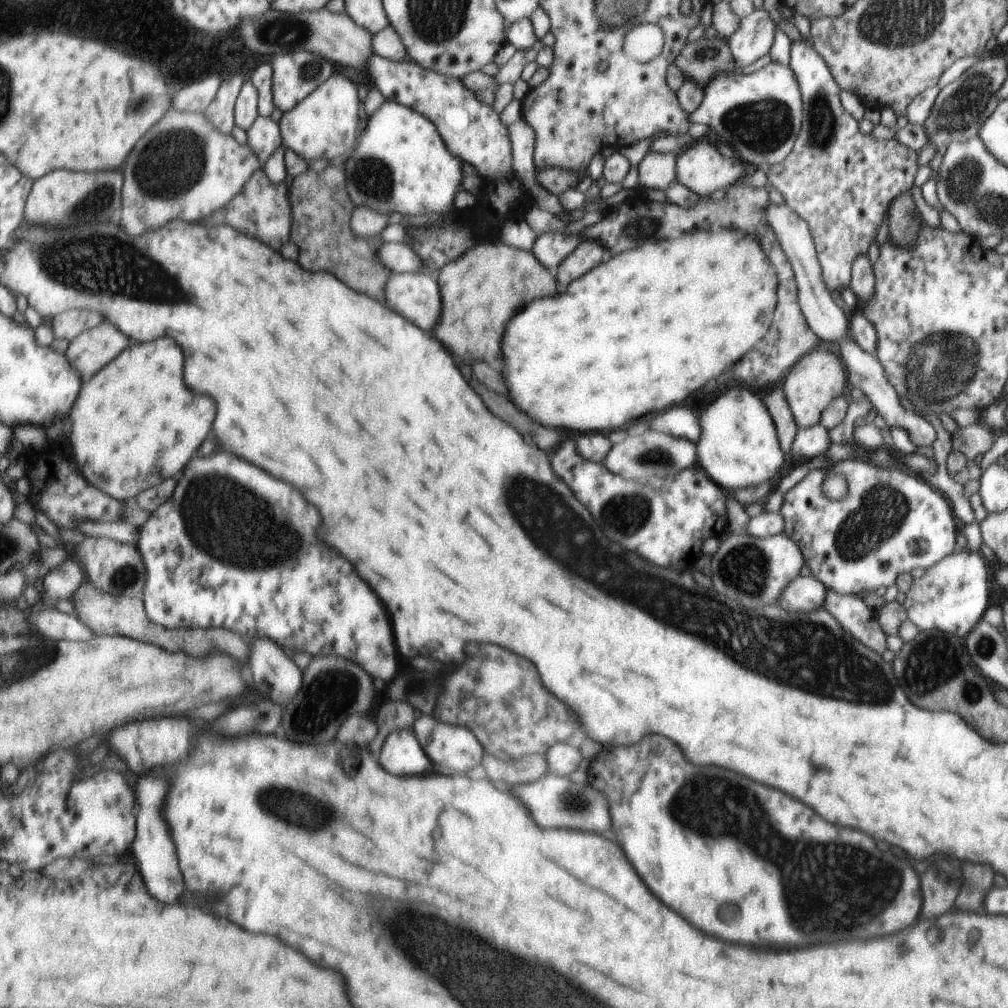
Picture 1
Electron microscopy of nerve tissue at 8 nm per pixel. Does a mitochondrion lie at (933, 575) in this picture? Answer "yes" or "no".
no

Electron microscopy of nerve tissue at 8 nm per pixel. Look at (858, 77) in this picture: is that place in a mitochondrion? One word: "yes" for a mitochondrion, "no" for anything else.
no

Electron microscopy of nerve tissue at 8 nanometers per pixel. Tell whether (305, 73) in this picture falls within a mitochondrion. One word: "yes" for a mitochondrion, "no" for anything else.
yes

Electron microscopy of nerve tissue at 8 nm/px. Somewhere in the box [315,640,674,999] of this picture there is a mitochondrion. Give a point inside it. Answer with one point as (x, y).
(576, 803)

